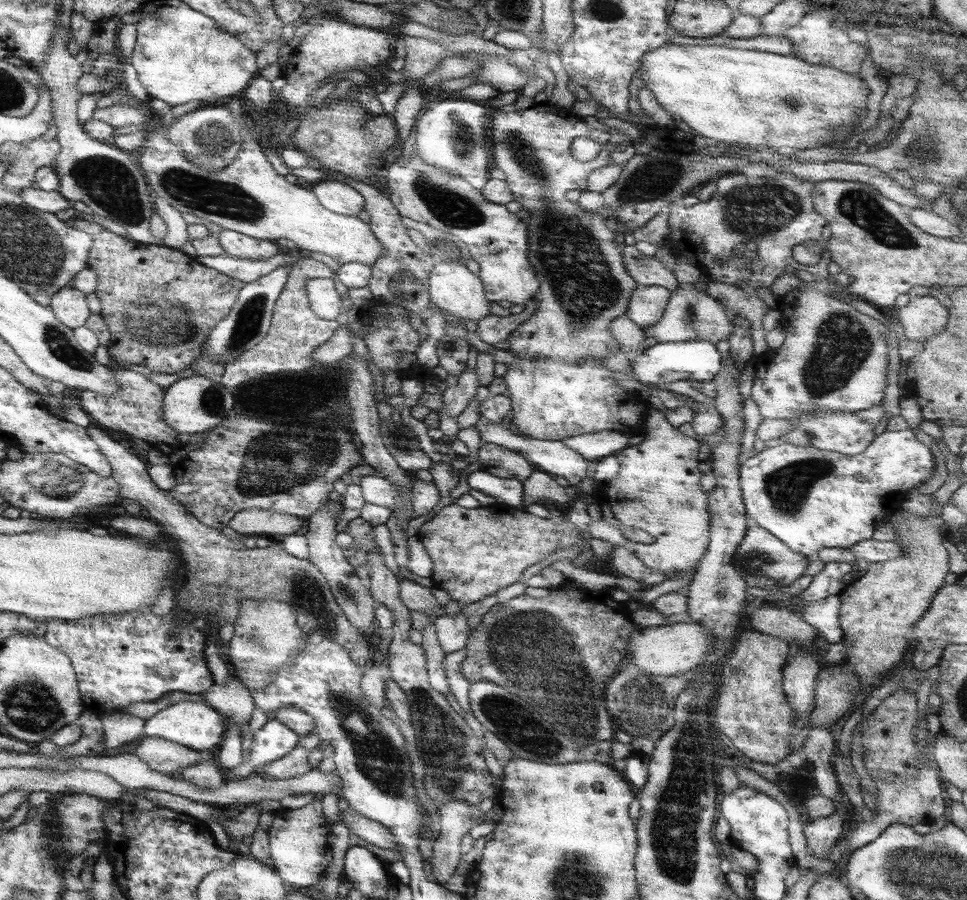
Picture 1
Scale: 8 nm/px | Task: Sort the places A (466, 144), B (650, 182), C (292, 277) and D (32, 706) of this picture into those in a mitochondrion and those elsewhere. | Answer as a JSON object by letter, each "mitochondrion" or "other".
{"A":"mitochondrion","B":"mitochondrion","C":"other","D":"mitochondrion"}

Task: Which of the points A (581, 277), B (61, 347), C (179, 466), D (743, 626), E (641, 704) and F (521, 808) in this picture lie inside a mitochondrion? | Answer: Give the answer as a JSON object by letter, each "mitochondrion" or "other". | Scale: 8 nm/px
{"A":"mitochondrion","B":"mitochondrion","C":"other","D":"other","E":"mitochondrion","F":"other"}

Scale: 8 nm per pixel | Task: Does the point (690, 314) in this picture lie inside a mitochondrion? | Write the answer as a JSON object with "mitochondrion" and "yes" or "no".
{"mitochondrion":"yes"}

